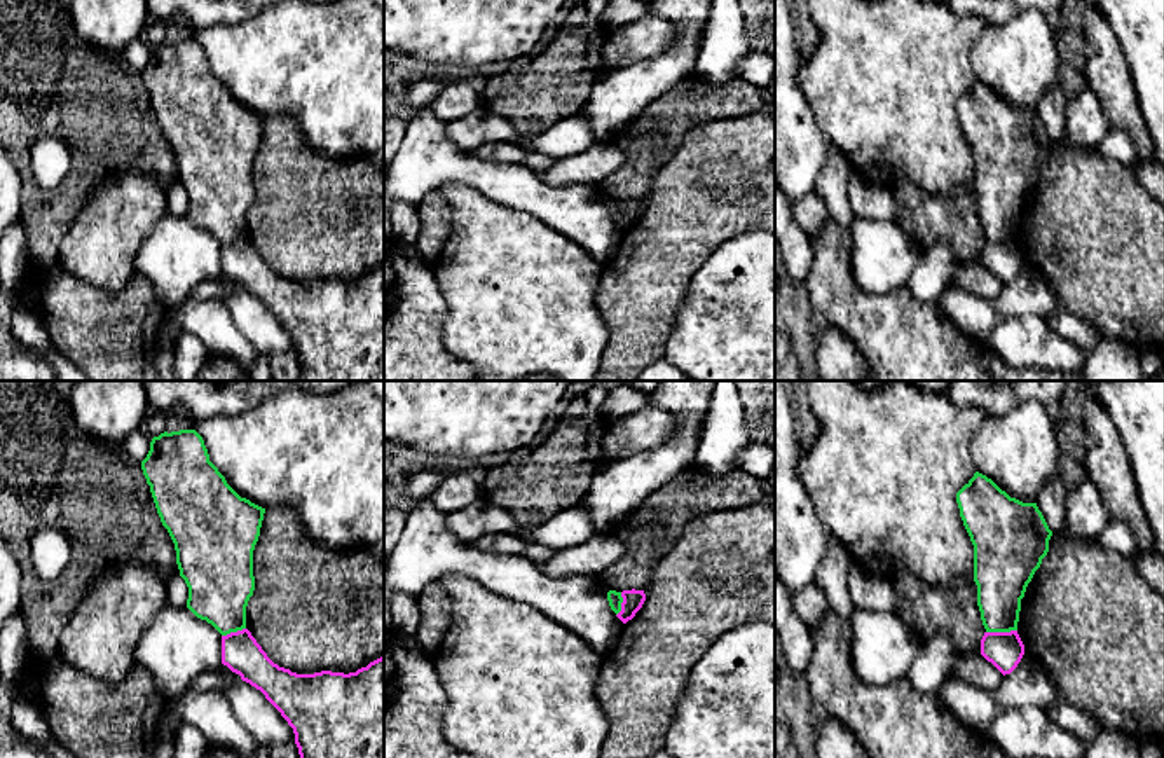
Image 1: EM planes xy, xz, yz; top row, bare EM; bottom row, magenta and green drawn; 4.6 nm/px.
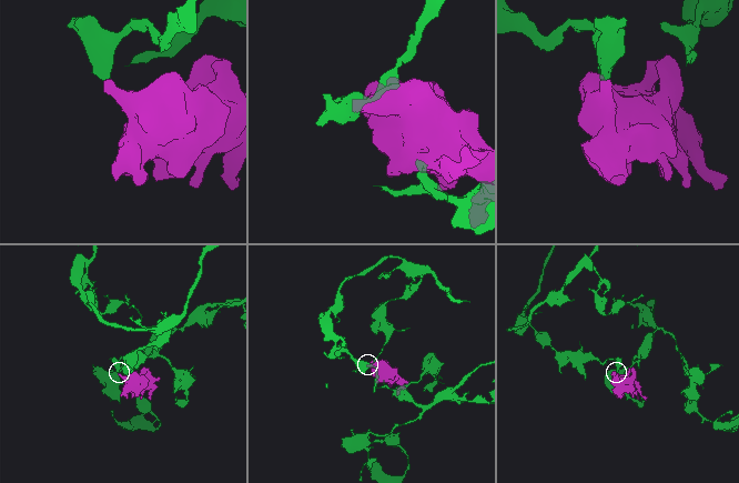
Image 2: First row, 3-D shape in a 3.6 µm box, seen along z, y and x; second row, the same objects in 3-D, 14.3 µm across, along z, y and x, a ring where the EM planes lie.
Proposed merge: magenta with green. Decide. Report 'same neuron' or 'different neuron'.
different neuron

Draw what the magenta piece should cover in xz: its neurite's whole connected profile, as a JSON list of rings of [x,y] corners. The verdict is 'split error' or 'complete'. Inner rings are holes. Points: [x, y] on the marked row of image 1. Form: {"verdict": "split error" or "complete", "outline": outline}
{"verdict": "complete", "outline": [[[623,590],[621,592],[623,603],[621,603],[621,611],[616,615],[623,624],[632,620],[635,613],[642,608],[646,601],[644,590]]]}

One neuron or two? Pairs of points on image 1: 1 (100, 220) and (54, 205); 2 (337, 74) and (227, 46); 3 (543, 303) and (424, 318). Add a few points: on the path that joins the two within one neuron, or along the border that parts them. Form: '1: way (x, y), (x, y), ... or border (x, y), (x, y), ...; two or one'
1: border (103, 182), (79, 212), (58, 250); two
2: way (309, 60), (287, 55), (255, 55); one
3: border (435, 275), (447, 308), (442, 344), (452, 355); two

